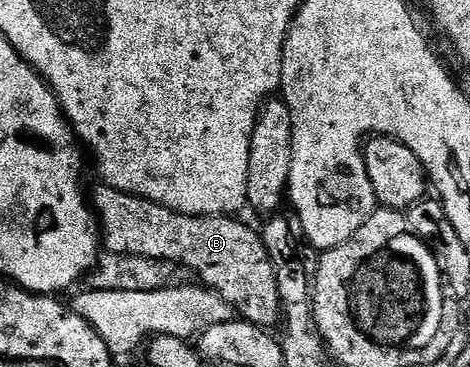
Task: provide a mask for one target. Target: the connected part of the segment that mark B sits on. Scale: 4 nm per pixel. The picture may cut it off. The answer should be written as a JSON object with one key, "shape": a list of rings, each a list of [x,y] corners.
{"shape":[[[97,184],[97,187],[91,190],[91,206],[99,219],[100,241],[108,253],[147,256],[151,260],[159,260],[174,267],[186,266],[191,273],[197,274],[196,281],[200,285],[206,290],[213,290],[232,308],[238,319],[266,328],[273,328],[276,322],[278,325],[282,321],[277,269],[273,267],[264,237],[258,231],[256,234],[247,223],[240,222],[240,217],[180,214],[163,204],[137,198],[133,194],[104,184]]]}

